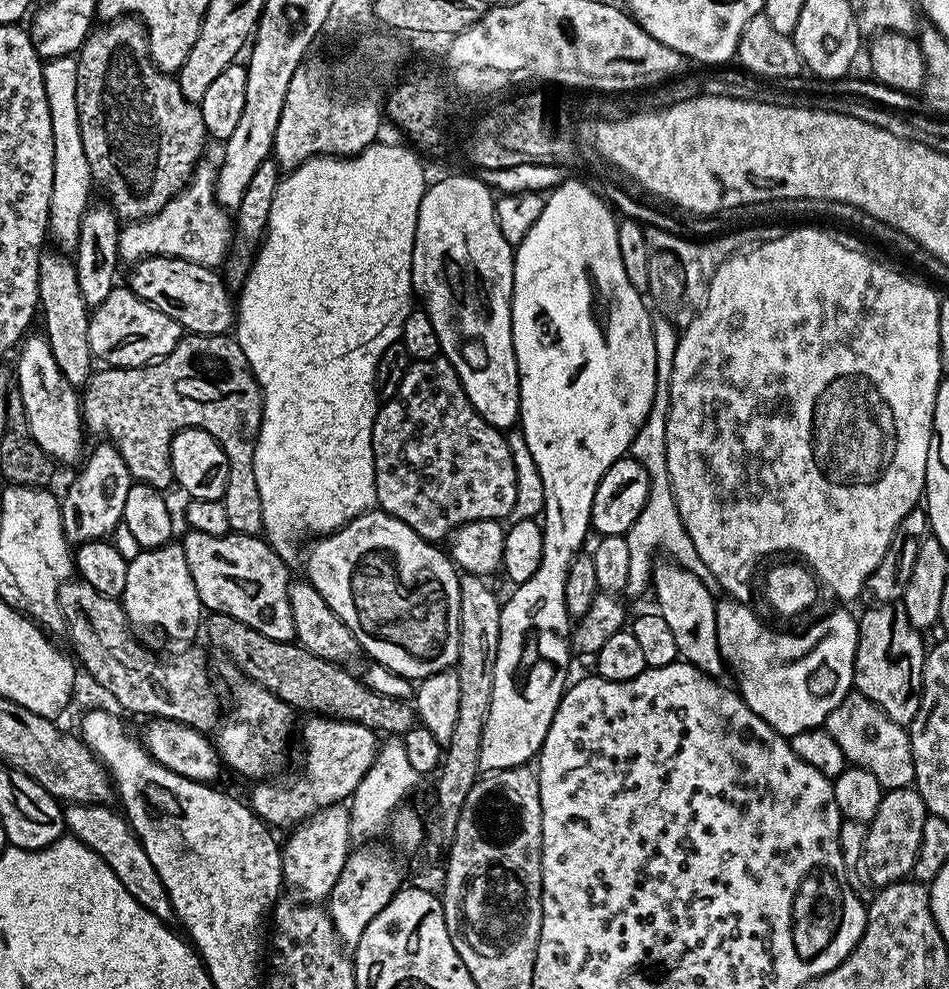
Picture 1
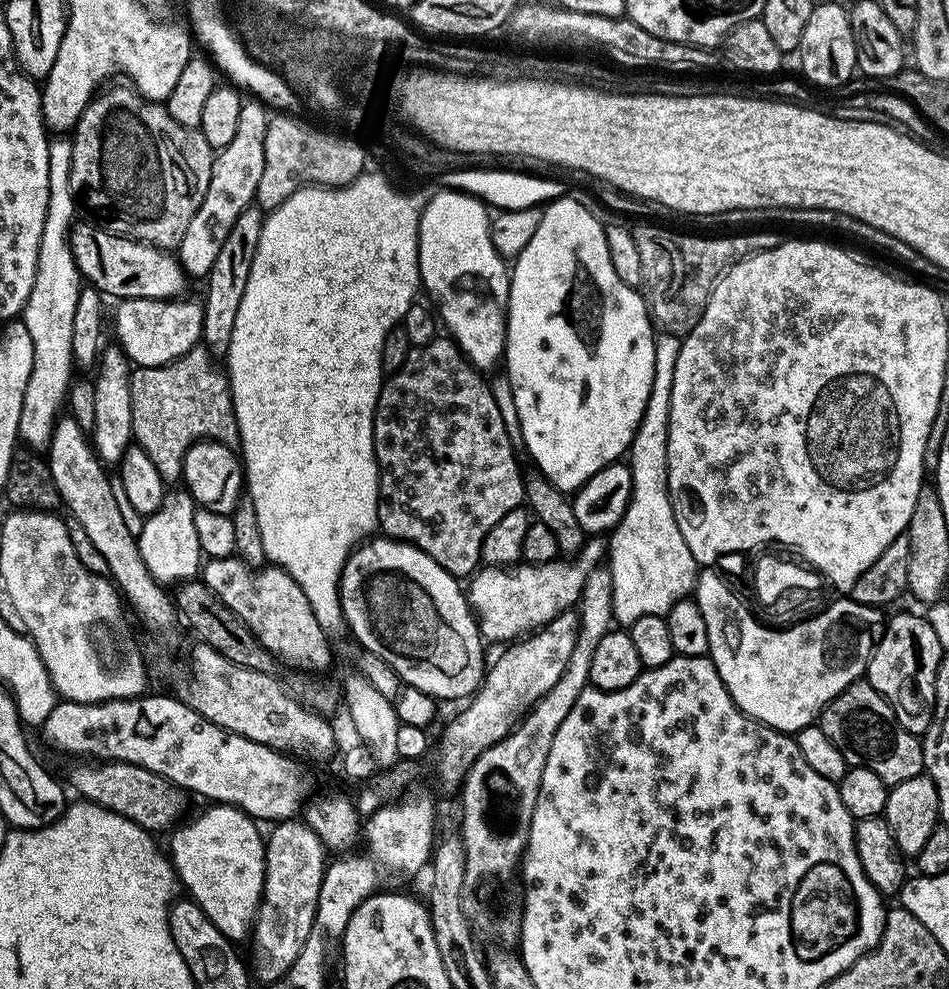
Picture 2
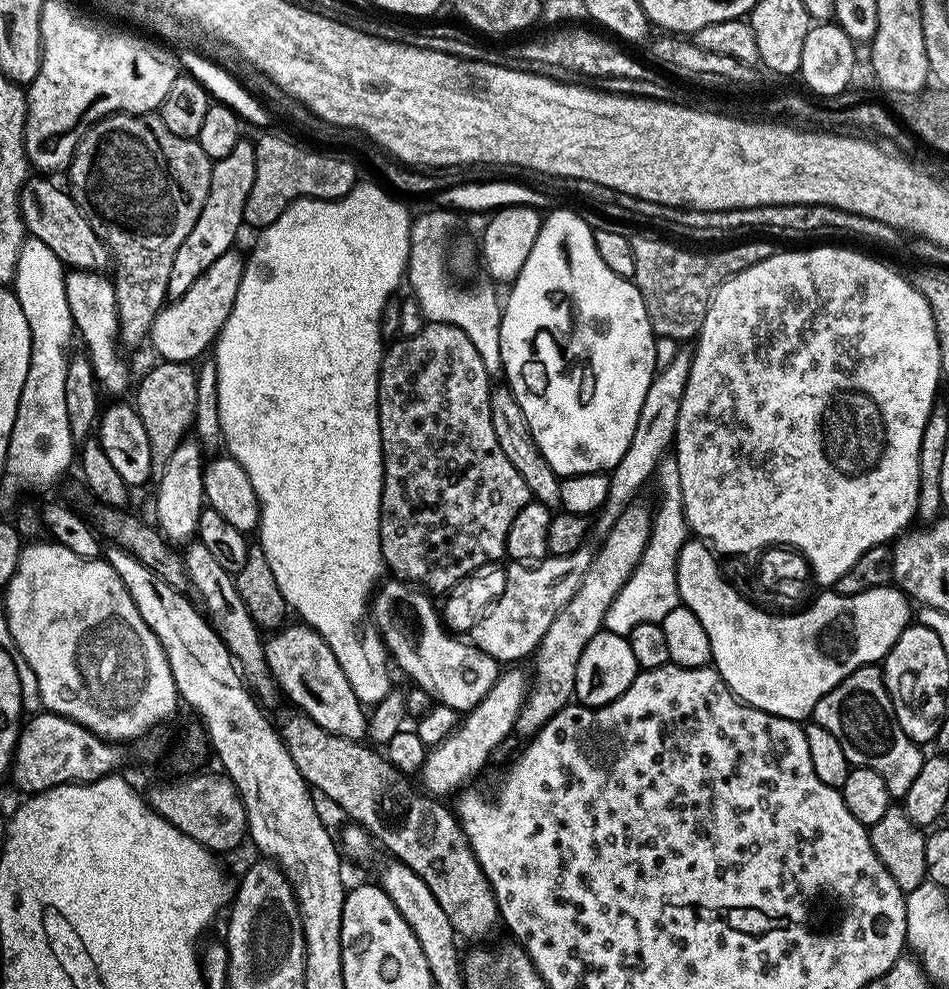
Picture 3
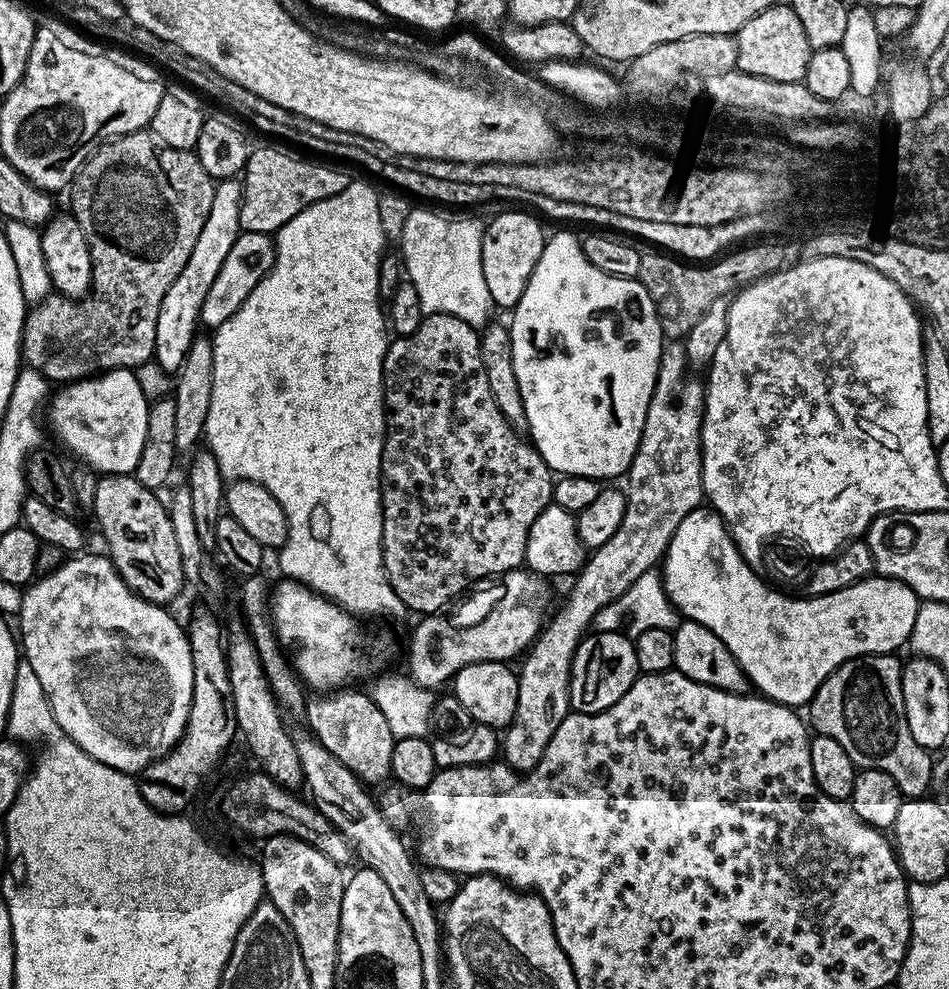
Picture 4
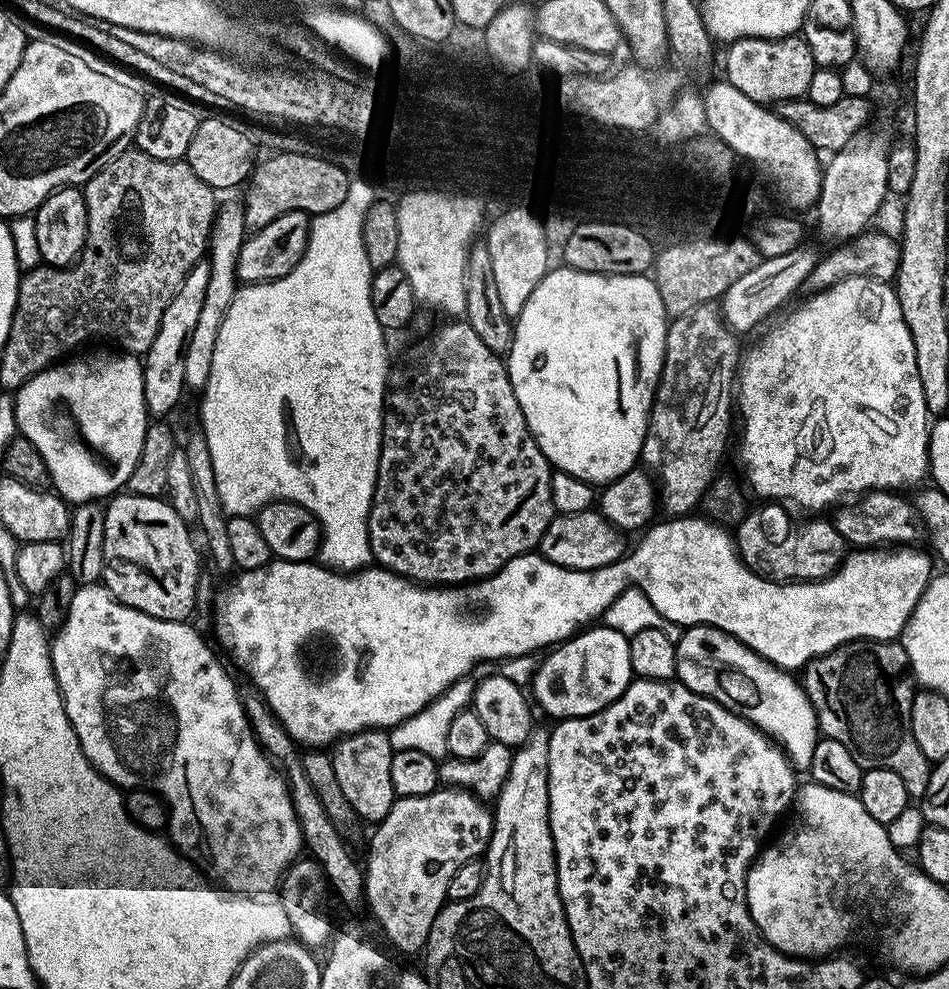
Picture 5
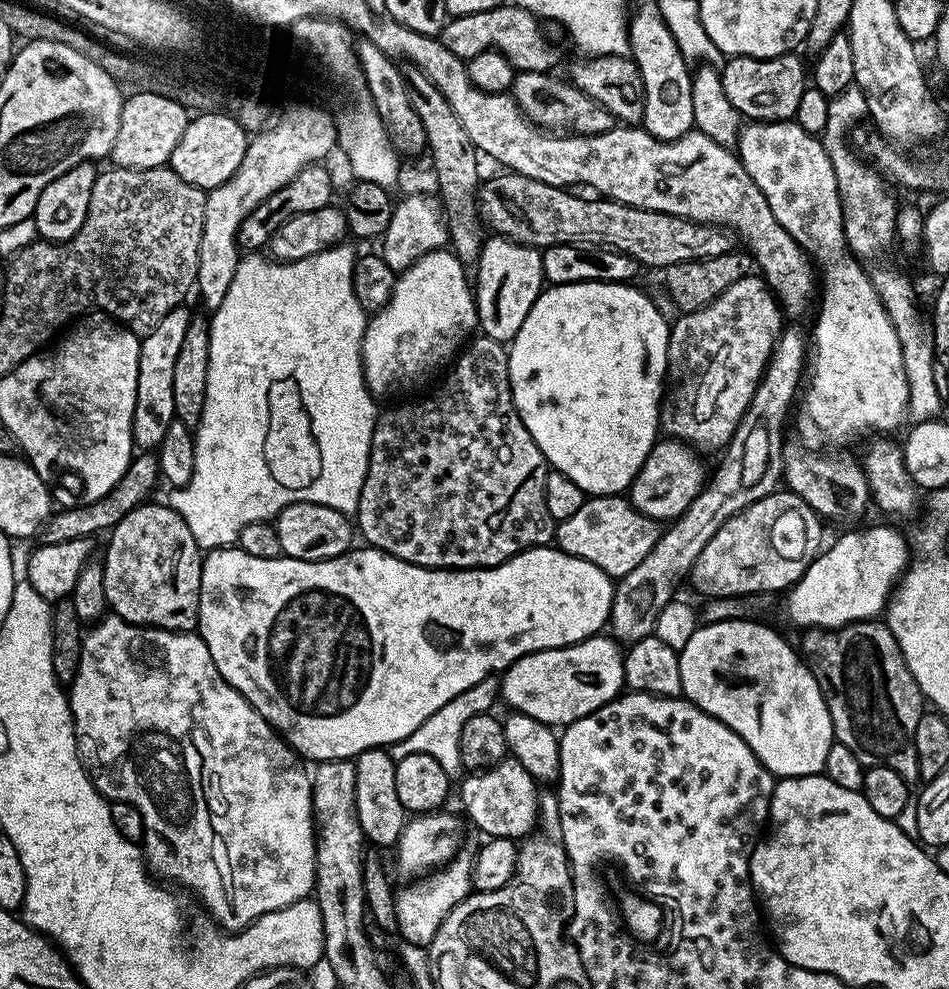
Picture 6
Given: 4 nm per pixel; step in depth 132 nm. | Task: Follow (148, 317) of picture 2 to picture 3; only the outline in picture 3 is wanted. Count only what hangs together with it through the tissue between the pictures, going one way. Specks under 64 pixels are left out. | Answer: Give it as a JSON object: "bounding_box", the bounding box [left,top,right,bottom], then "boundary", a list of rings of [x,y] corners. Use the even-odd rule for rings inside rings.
{"bounding_box":[150,250,246,362],"boundary":[[[233,250],[222,254],[222,258],[218,258],[198,277],[194,286],[186,290],[186,294],[175,297],[160,309],[152,323],[150,345],[161,361],[196,362],[207,353],[204,352],[207,348],[209,351],[215,345],[222,326],[226,326],[226,318],[230,318],[230,310],[234,310],[238,288],[242,286],[246,260],[238,252]]]}

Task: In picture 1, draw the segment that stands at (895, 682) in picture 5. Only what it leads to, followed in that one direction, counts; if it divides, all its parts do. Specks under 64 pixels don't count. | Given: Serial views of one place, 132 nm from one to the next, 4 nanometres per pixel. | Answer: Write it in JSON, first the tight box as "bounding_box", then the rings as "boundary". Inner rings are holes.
{"bounding_box":[826,690,915,790],"boundary":[[[855,690],[848,693],[830,710],[826,721],[826,731],[838,747],[842,749],[845,761],[849,765],[870,770],[874,778],[885,790],[890,788],[907,788],[915,781],[912,741],[905,725],[896,724],[870,698]]]}

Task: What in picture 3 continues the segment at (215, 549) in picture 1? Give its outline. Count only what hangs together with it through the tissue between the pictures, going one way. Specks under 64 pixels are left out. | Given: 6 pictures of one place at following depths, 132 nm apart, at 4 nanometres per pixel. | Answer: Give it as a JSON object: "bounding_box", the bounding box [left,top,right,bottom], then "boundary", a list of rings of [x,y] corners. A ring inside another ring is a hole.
{"bounding_box":[264,623,369,741],"boundary":[[[295,623],[273,631],[269,635],[272,637],[264,640],[264,657],[275,687],[288,695],[289,702],[296,707],[293,709],[309,716],[322,730],[363,741],[368,735],[369,713],[354,694],[350,682],[346,682],[346,674],[342,674],[334,650],[307,624]]]}

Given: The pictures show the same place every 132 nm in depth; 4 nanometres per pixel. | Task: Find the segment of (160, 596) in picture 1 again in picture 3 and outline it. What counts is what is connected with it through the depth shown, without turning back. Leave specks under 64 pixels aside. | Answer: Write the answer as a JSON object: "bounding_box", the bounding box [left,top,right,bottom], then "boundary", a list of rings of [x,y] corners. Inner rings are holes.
{"bounding_box":[154,438,206,545],"boundary":[[[185,438],[178,446],[178,450],[174,450],[170,462],[166,462],[166,470],[158,473],[158,479],[155,481],[157,484],[154,523],[164,535],[164,539],[173,545],[183,545],[195,537],[198,518],[206,507],[204,499],[205,463],[206,453],[201,448],[200,441],[195,438]]]}

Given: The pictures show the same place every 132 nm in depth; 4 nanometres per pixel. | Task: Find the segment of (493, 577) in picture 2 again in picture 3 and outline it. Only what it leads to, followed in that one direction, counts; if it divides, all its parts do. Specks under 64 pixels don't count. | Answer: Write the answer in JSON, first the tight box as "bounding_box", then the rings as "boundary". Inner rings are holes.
{"bounding_box":[471,347,693,664],"boundary":[[[681,347],[674,354],[674,362],[670,366],[659,369],[650,382],[650,390],[646,390],[646,402],[642,402],[642,411],[638,414],[638,426],[634,426],[634,438],[630,438],[630,446],[618,466],[611,469],[608,479],[606,502],[599,509],[590,524],[589,537],[594,543],[603,543],[606,534],[618,517],[626,510],[626,506],[637,499],[638,490],[657,471],[660,461],[673,447],[678,426],[678,410],[682,410],[682,396],[686,394],[686,378],[690,378],[693,349]],[[585,544],[572,554],[548,556],[533,564],[527,564],[521,561],[509,563],[505,567],[507,584],[504,592],[486,608],[484,614],[471,629],[471,643],[476,648],[482,650],[483,653],[494,658],[499,664],[514,664],[520,662],[520,659],[527,655],[529,657],[532,653],[535,653],[542,637],[546,634],[546,630],[550,628],[551,622],[565,608],[566,602],[577,592],[577,588],[581,585],[581,580],[585,576],[586,570],[589,569],[594,556],[595,547],[590,544]]]}

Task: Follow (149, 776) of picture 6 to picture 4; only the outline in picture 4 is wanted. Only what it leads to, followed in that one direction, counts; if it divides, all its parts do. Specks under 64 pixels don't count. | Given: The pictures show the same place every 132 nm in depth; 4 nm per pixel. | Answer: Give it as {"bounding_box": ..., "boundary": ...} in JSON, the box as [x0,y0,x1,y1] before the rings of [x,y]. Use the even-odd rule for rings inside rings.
{"bounding_box":[18,554,194,774],"boundary":[[[76,554],[65,559],[59,568],[55,568],[53,572],[47,573],[43,578],[37,579],[23,589],[18,613],[18,619],[20,619],[18,640],[22,645],[23,659],[30,666],[30,670],[34,670],[34,674],[38,674],[38,682],[42,682],[42,690],[46,690],[50,710],[54,714],[58,726],[62,726],[65,736],[72,739],[82,750],[86,750],[86,754],[90,754],[90,758],[119,772],[138,774],[147,764],[162,759],[180,741],[184,733],[184,727],[190,714],[190,698],[194,690],[194,662],[190,642],[187,631],[168,613],[167,607],[151,604],[150,601],[143,600],[137,592],[131,592],[128,589],[126,582],[117,574],[115,566],[107,555],[84,555]]]}

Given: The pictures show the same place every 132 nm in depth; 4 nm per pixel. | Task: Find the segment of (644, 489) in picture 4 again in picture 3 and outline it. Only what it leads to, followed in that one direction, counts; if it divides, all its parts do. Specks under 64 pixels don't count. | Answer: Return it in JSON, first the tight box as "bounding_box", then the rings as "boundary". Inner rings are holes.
{"bounding_box":[515,502,652,738],"boundary":[[[633,502],[626,506],[618,517],[618,522],[606,534],[603,543],[595,549],[595,556],[586,570],[585,576],[578,586],[577,592],[568,602],[546,630],[539,647],[534,653],[536,673],[530,676],[528,696],[524,699],[522,710],[518,714],[515,735],[531,738],[554,718],[562,709],[568,707],[576,691],[576,675],[578,674],[578,658],[582,658],[582,650],[586,650],[586,642],[594,638],[604,628],[606,610],[610,610],[610,602],[626,586],[630,574],[638,566],[642,558],[642,550],[646,550],[646,542],[650,538],[652,518],[651,507]]]}

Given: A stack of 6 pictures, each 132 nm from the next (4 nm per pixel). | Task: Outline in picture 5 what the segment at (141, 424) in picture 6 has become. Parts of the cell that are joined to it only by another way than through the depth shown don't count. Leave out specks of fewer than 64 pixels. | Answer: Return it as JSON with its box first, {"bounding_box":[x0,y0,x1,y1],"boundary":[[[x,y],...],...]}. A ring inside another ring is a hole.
{"bounding_box":[143,263,210,417],"boundary":[[[198,263],[188,271],[182,286],[162,314],[162,322],[158,326],[154,342],[143,353],[144,401],[153,417],[167,417],[164,415],[175,410],[180,395],[185,395],[186,346],[190,342],[190,334],[194,334],[194,326],[198,322],[198,313],[202,311],[202,301],[206,299],[206,285],[209,282],[210,270],[207,263]]]}

